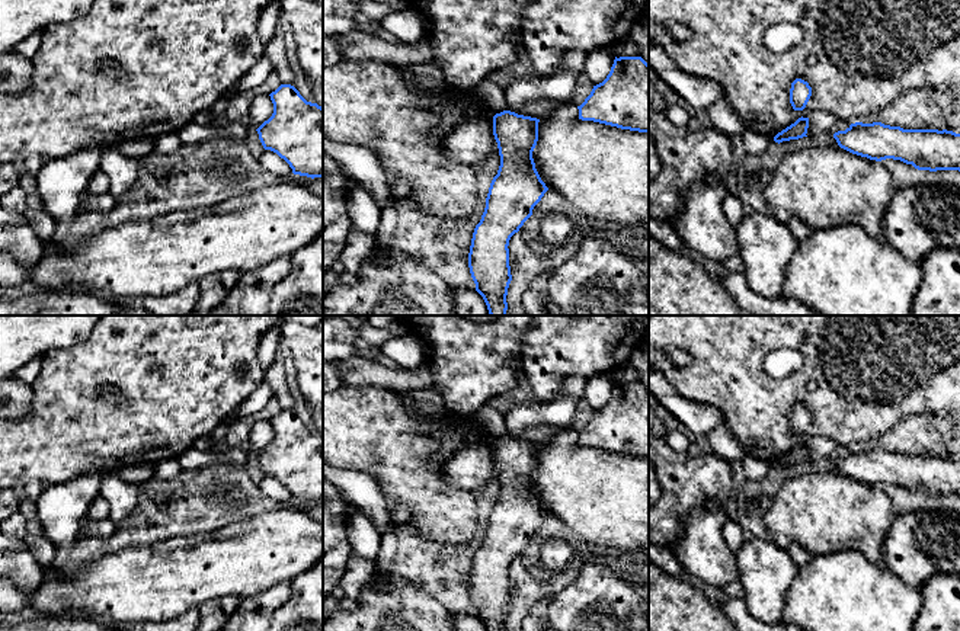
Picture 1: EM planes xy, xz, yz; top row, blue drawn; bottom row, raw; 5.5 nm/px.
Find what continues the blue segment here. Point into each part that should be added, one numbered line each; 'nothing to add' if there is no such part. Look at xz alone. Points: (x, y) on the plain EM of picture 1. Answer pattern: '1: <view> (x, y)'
nothing to add

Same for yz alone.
nothing to add

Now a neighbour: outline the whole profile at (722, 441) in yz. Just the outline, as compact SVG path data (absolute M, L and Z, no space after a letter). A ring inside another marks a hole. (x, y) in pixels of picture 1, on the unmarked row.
M724 423L708 435L708 445L710 451L727 459L742 458L745 455L737 438Z

